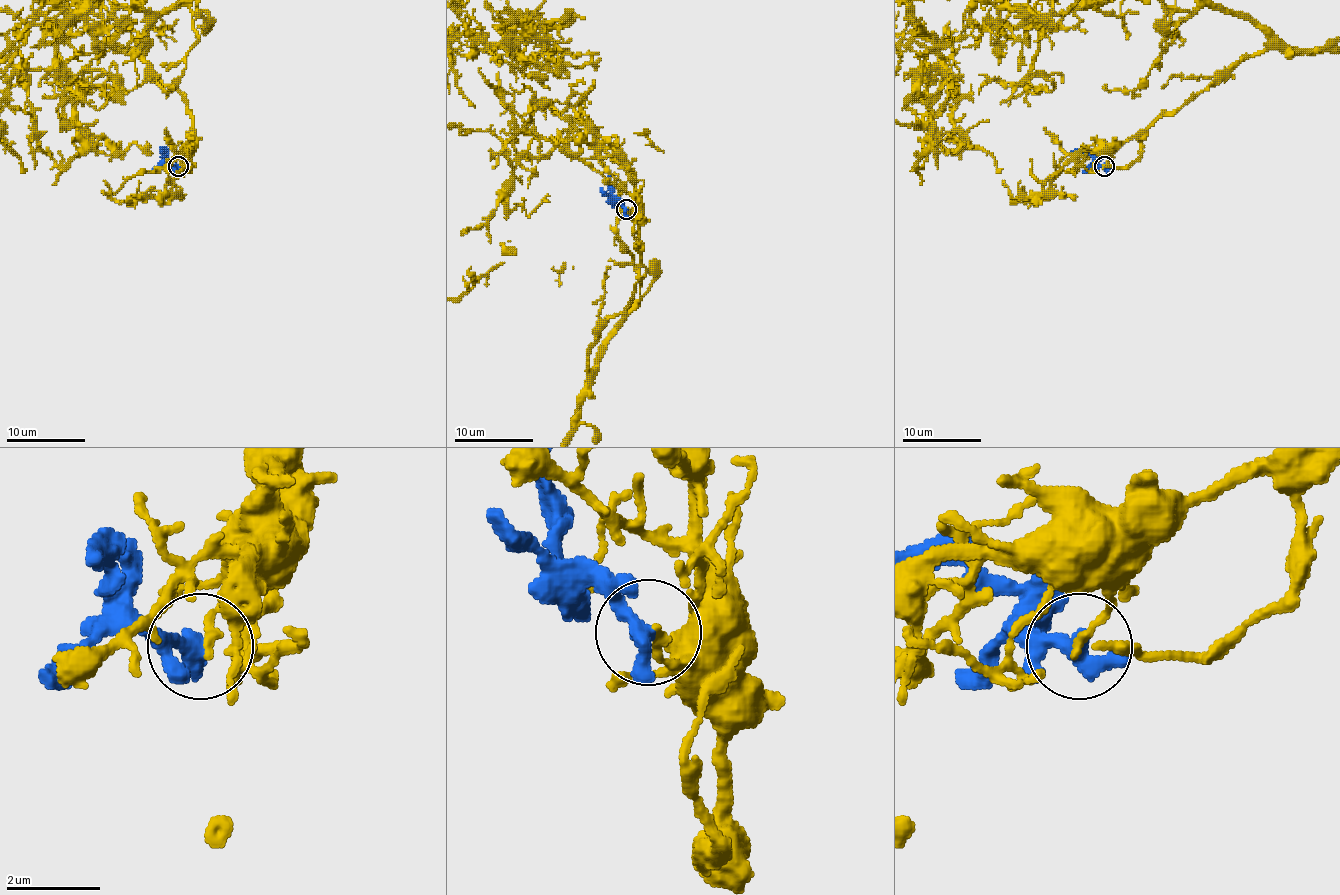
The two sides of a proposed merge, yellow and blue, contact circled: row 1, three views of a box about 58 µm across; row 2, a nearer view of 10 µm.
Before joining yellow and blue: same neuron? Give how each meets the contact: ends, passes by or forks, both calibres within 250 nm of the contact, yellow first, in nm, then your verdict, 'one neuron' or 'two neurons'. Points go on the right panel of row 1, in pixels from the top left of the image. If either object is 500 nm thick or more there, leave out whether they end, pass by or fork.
calibres 180 and 500 nm; two neurons

